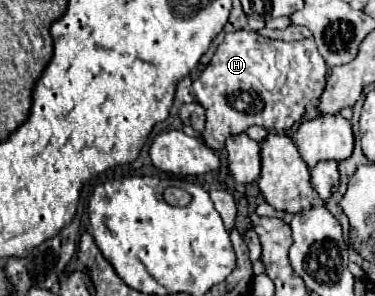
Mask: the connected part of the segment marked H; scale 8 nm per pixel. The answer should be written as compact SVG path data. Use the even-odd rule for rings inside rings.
M238 30L226 34L222 44L216 48L210 64L192 84L194 98L206 110L206 130L202 132L202 138L206 140L206 144L210 144L210 148L222 150L228 136L242 134L250 126L264 126L276 132L290 130L296 122L304 118L310 104L312 106L318 104L326 86L326 74L328 68L312 38L304 38L298 42L284 42L284 40L264 38L252 30Z

